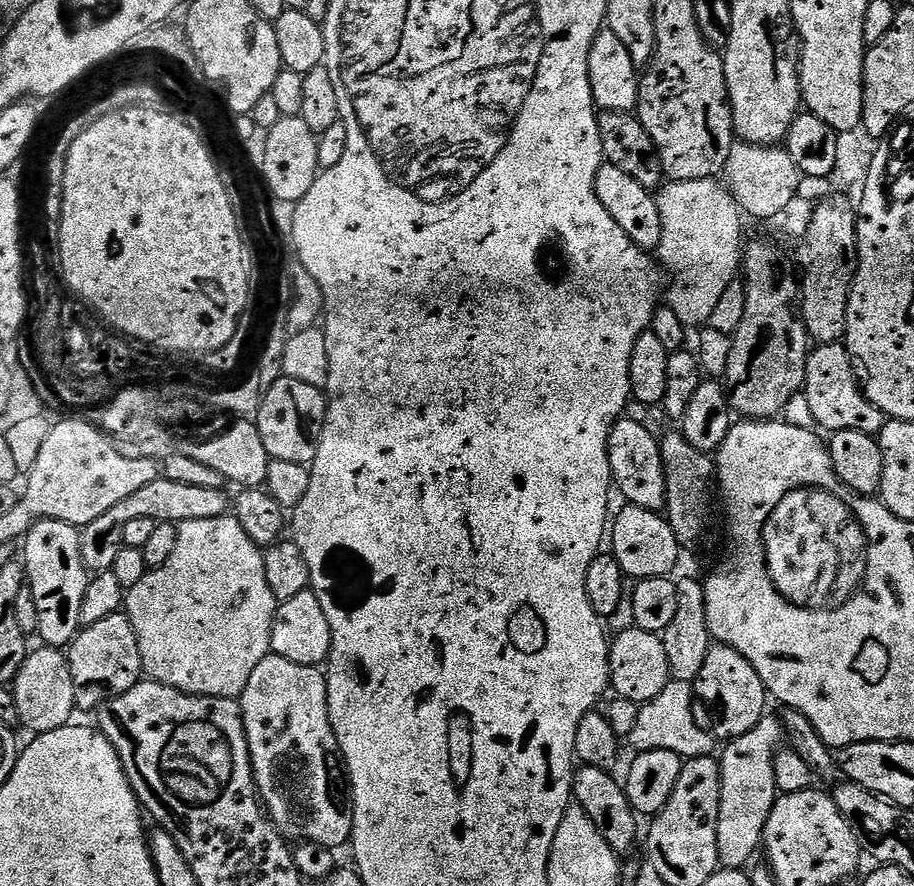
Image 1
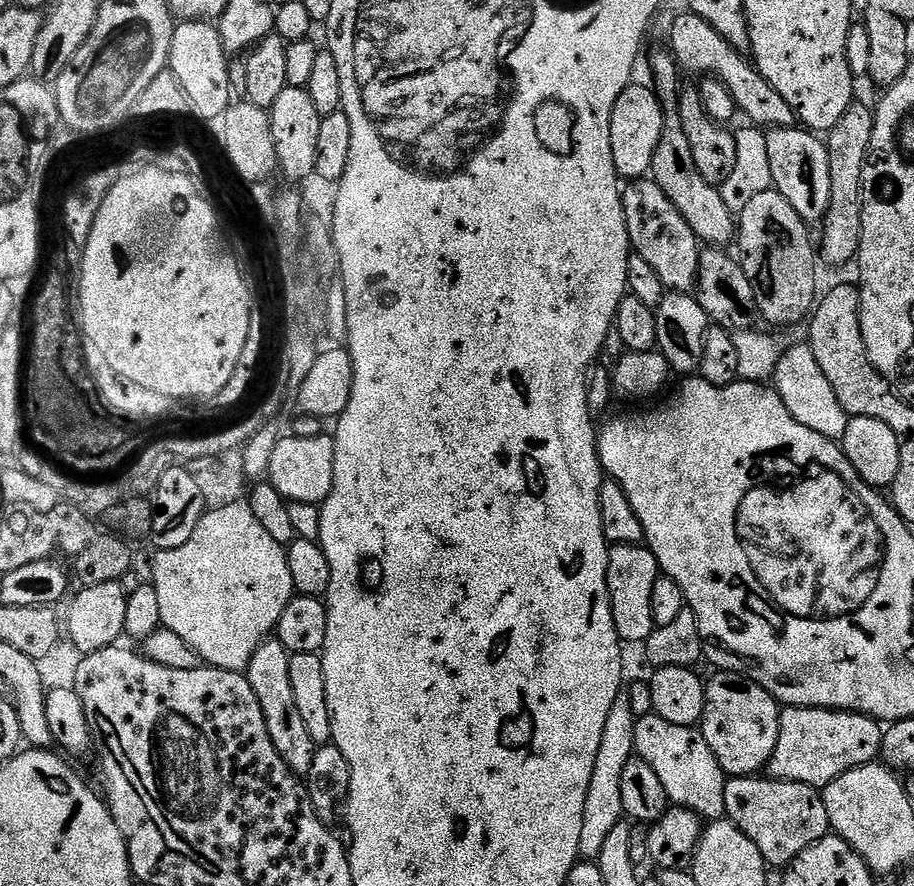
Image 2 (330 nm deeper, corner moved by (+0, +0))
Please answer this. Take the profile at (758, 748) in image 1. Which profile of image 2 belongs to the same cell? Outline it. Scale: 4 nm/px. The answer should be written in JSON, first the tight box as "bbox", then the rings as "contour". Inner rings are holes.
{"bbox":[767,707,885,790],"contour":[[[785,707],[780,714],[778,742],[774,746],[774,754],[768,759],[767,775],[773,780],[789,780],[823,790],[827,784],[834,782],[842,774],[873,763],[881,755],[884,734],[885,729],[881,721],[863,716],[860,712],[834,712],[830,708]]]}

